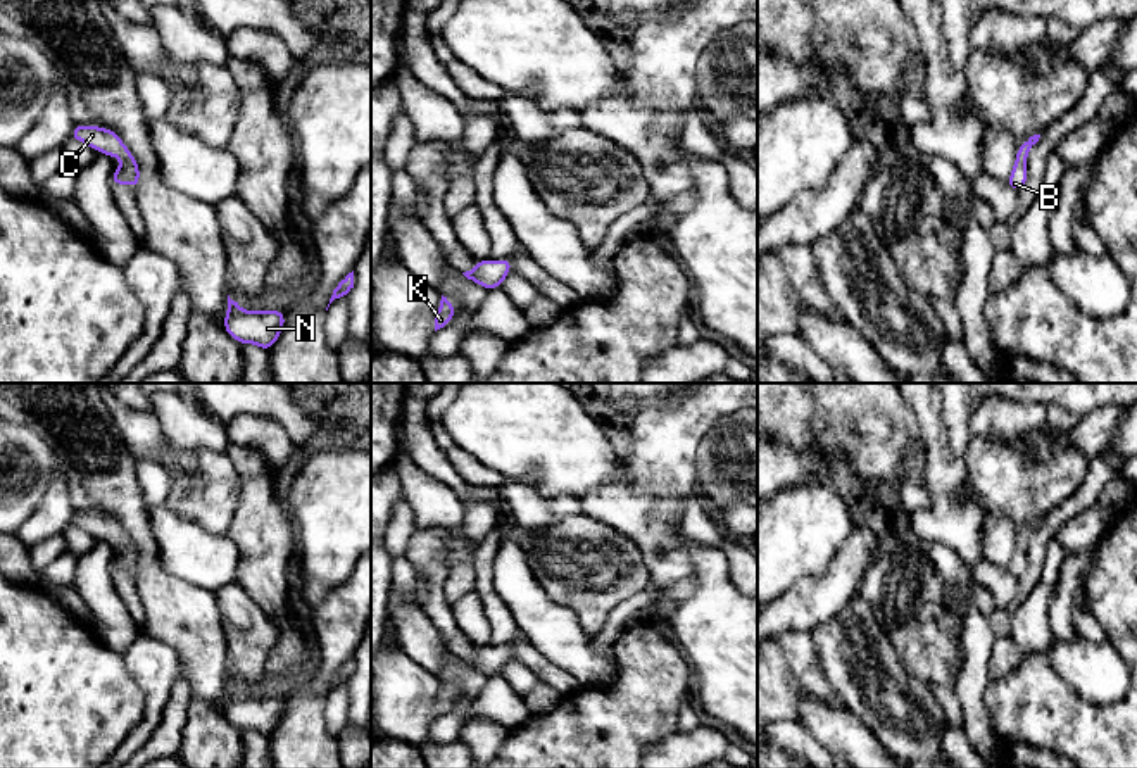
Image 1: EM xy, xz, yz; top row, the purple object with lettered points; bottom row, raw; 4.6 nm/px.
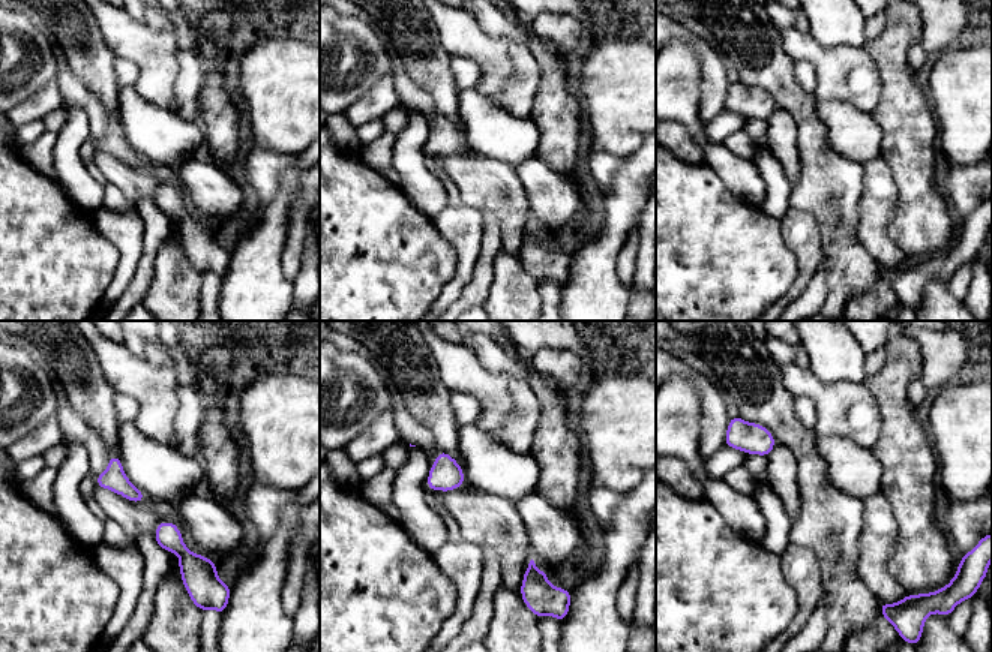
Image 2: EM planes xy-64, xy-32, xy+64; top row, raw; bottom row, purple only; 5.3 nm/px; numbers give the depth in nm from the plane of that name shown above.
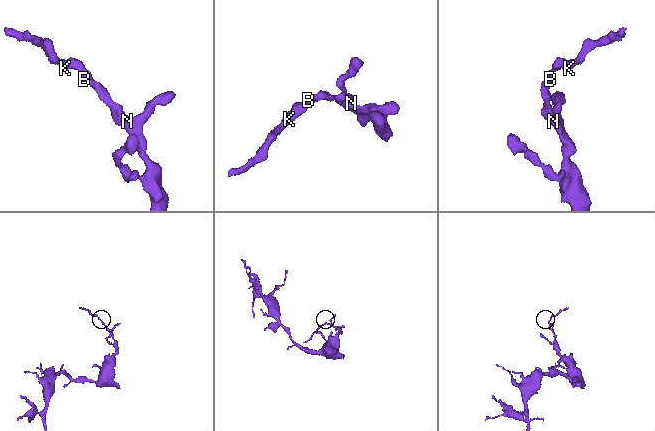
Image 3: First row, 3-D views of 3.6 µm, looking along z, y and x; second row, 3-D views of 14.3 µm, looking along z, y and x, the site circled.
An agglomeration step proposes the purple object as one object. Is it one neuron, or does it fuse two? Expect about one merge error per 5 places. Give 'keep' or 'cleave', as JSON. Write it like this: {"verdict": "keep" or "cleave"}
{"verdict": "keep"}

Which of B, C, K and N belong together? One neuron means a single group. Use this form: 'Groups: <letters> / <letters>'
Groups: B C K N

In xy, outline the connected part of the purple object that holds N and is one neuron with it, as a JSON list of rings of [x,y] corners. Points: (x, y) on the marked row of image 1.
[[[228,295],[224,330],[238,343],[255,343],[267,352],[280,338],[283,324],[283,311],[243,311]]]

